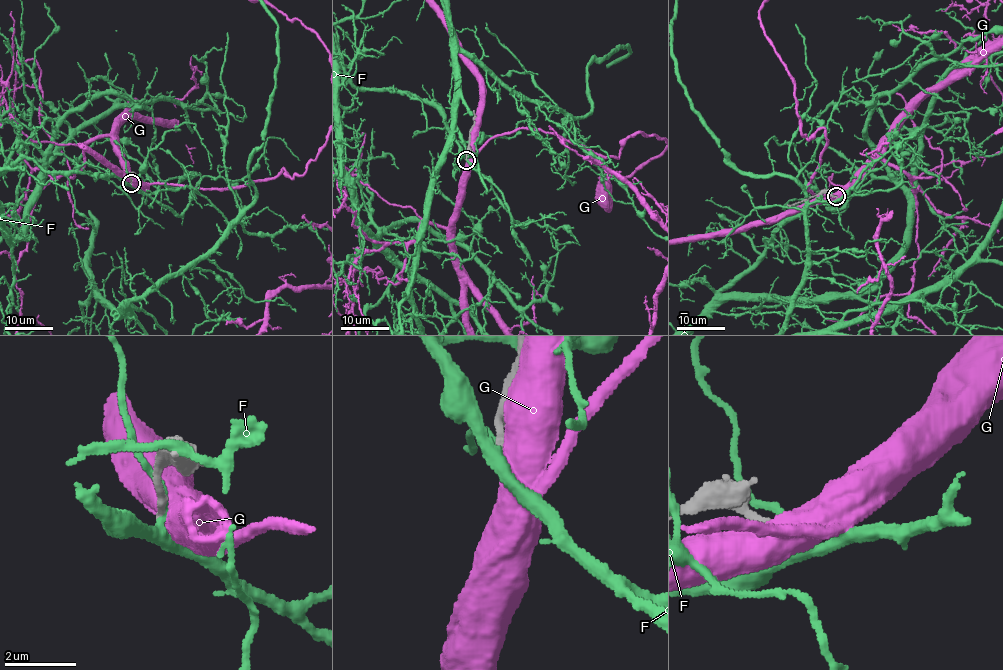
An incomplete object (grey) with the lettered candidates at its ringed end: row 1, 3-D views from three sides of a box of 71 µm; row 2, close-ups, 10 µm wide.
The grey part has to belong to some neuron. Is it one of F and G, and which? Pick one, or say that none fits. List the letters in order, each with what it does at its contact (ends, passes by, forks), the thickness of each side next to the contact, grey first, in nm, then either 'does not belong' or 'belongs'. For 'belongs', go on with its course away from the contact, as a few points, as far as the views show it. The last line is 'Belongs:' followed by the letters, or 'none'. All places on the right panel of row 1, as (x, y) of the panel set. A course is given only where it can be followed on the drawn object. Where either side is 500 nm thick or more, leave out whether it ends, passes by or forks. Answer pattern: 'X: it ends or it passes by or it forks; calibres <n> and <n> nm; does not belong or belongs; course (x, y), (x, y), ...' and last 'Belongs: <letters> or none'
F: it forks; calibres 240 and 170 nm; does not belong
G: calibres 200 and 800 nm; does not belong
Belongs: none

